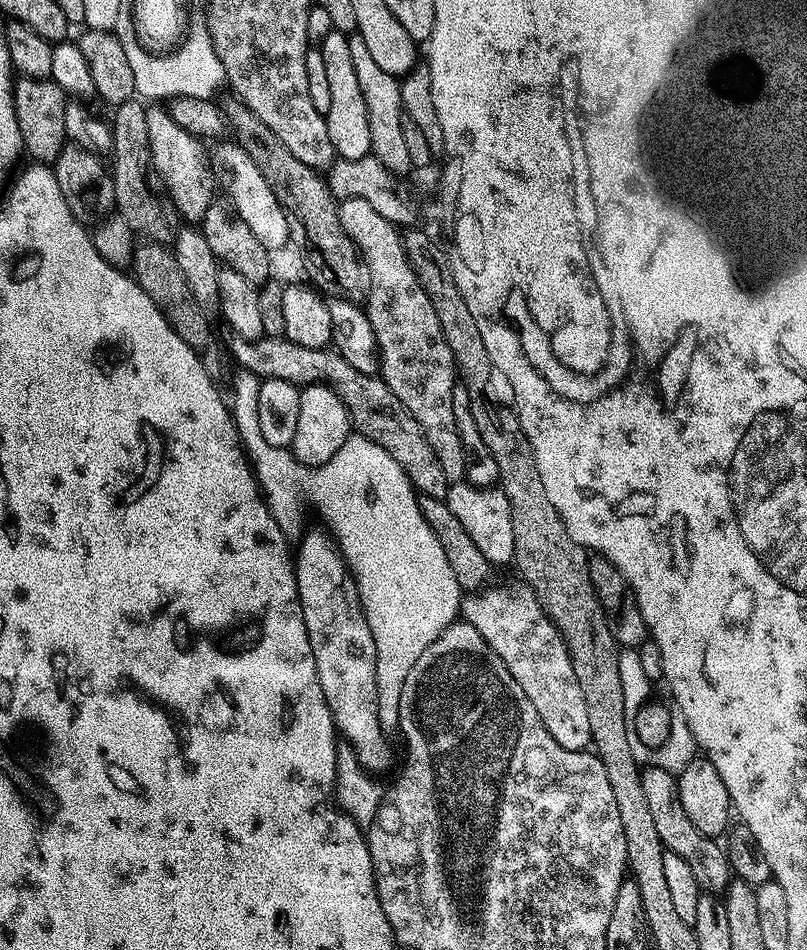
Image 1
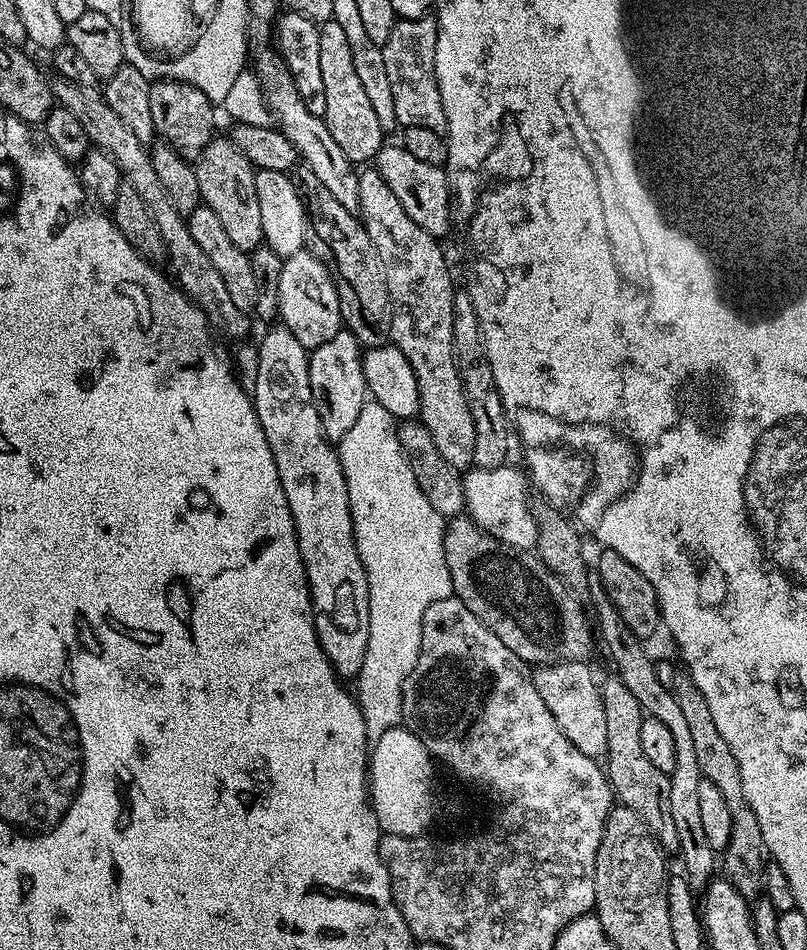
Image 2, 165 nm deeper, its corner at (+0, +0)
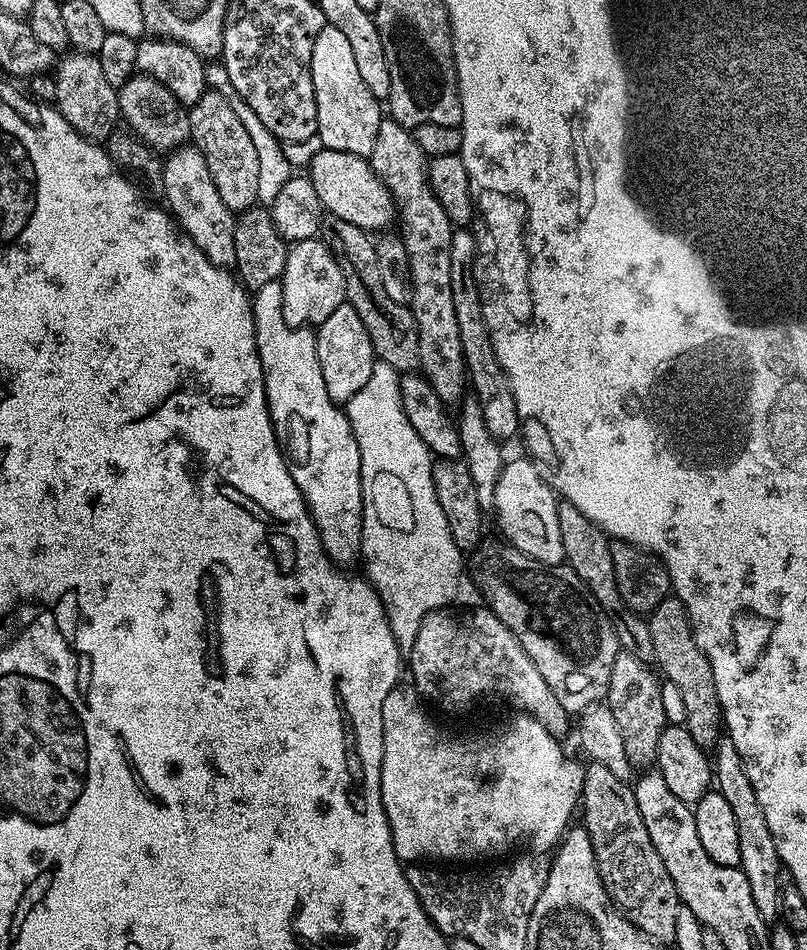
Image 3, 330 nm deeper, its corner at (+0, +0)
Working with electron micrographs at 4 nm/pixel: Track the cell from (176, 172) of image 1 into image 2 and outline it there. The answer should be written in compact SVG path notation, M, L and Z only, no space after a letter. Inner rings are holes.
M181 80L151 81L149 94L155 135L163 143L169 144L183 160L199 160L202 150L206 150L217 131L216 120L212 117L213 101L208 100L198 86L190 86Z

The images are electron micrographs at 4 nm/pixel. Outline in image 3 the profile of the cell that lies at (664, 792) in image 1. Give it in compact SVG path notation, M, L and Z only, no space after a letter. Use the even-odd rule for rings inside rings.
M621 651L614 662L613 674L610 675L606 706L614 714L614 722L618 722L618 730L622 730L626 758L630 758L632 767L636 770L648 770L655 765L658 738L662 738L662 730L670 720L664 713L664 692L660 689L661 677L653 672L634 654Z

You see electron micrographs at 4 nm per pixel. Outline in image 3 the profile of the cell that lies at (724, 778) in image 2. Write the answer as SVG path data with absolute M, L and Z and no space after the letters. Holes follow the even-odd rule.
M675 598L664 600L647 617L647 622L650 630L650 642L654 642L652 660L655 663L660 663L659 671L662 673L663 679L667 683L669 680L676 687L676 692L680 695L680 704L688 711L686 727L690 730L694 742L698 742L702 746L715 745L718 740L716 727L719 729L722 724L720 699L716 693L714 678L706 654L700 649L696 635L692 633L692 624L688 620L686 606Z

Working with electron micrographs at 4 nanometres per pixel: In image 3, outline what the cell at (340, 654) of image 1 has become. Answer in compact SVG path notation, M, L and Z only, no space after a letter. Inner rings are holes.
M279 280L274 282L266 282L266 286L262 286L251 297L252 301L252 317L254 318L254 334L256 335L256 345L258 346L258 354L262 362L262 370L264 371L264 385L266 386L266 398L268 399L268 409L270 410L270 418L272 425L276 431L276 438L280 441L281 449L285 460L288 462L288 473L290 478L294 478L294 486L298 486L298 490L304 495L306 506L312 515L312 521L316 523L316 529L320 535L322 546L326 550L326 554L332 559L333 564L337 566L348 566L344 564L352 564L361 559L362 553L362 522L364 521L364 499L362 498L362 454L358 450L358 438L354 438L354 430L348 421L348 413L339 404L335 404L330 398L330 394L326 394L326 382L322 378L322 366L318 362L318 350L316 349L316 334L311 327L292 328L282 314L282 286Z

